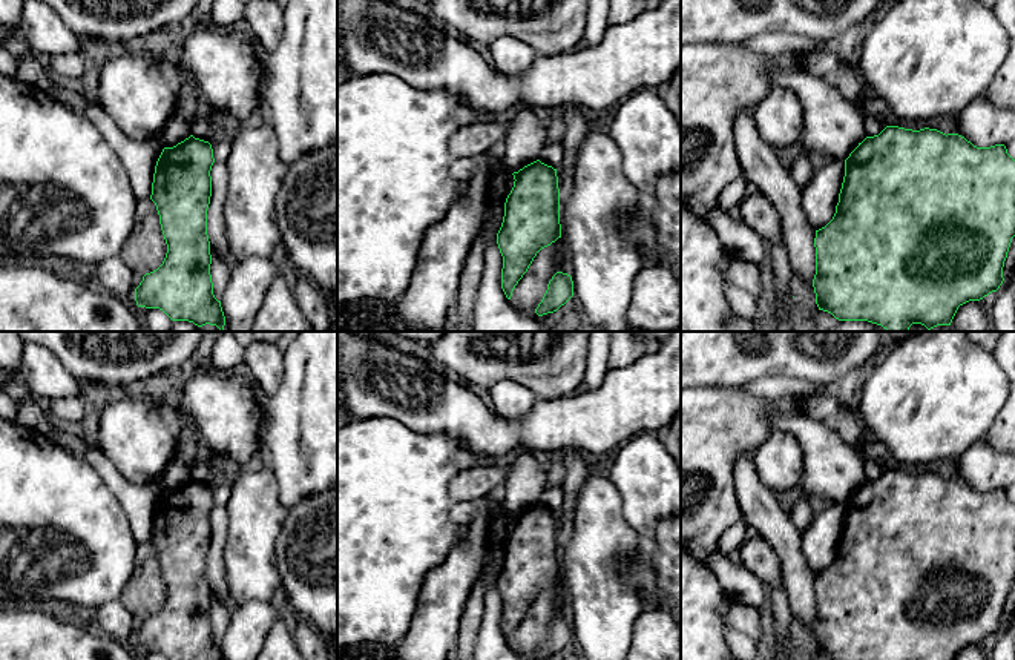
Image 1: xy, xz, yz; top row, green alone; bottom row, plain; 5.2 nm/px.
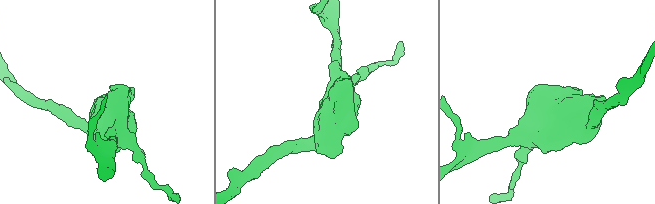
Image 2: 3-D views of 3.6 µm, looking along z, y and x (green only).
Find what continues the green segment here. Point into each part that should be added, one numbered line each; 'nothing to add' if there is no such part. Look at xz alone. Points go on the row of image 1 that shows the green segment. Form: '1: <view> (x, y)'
nothing to add

